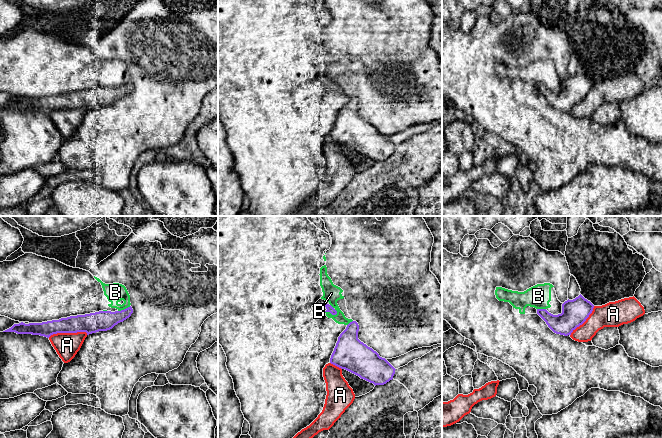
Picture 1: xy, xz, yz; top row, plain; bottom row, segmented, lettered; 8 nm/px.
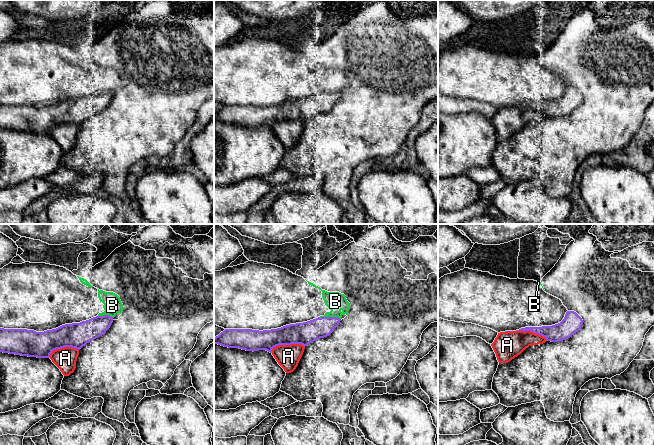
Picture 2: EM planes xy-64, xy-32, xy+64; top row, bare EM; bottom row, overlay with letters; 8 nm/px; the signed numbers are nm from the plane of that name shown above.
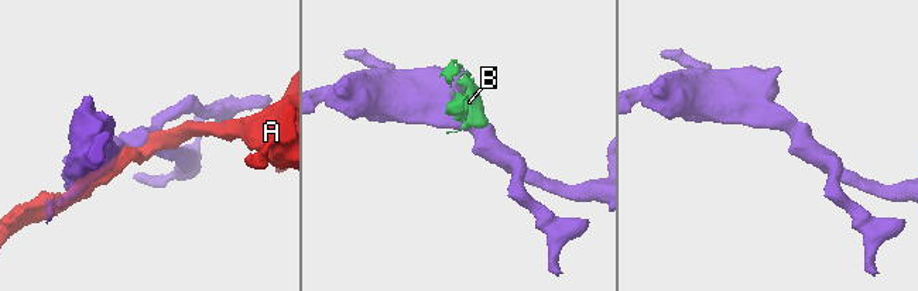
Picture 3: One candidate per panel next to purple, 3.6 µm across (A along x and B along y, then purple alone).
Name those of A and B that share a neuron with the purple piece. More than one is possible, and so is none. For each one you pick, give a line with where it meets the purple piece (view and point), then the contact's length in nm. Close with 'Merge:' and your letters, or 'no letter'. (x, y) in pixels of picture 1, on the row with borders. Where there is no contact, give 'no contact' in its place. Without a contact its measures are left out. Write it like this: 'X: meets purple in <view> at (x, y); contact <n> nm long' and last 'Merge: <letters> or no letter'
Merge: no letter

